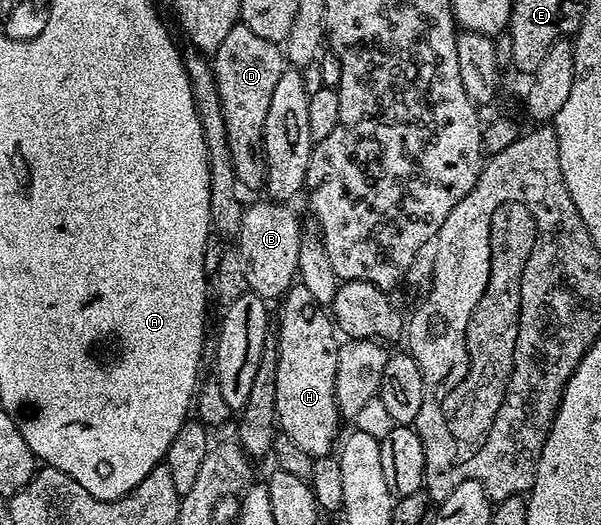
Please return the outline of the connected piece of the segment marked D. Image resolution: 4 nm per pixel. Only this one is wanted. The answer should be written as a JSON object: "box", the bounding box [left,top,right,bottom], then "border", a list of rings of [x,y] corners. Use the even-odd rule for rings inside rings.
{"box":[210,22,286,188],"border":[[[239,22],[234,29],[230,29],[222,45],[218,45],[215,55],[211,56],[210,66],[216,78],[236,182],[241,188],[263,188],[268,178],[268,162],[264,156],[266,109],[270,109],[270,97],[274,97],[278,77],[282,77],[286,70],[281,44],[258,37],[258,33],[253,33],[245,23]]]}

